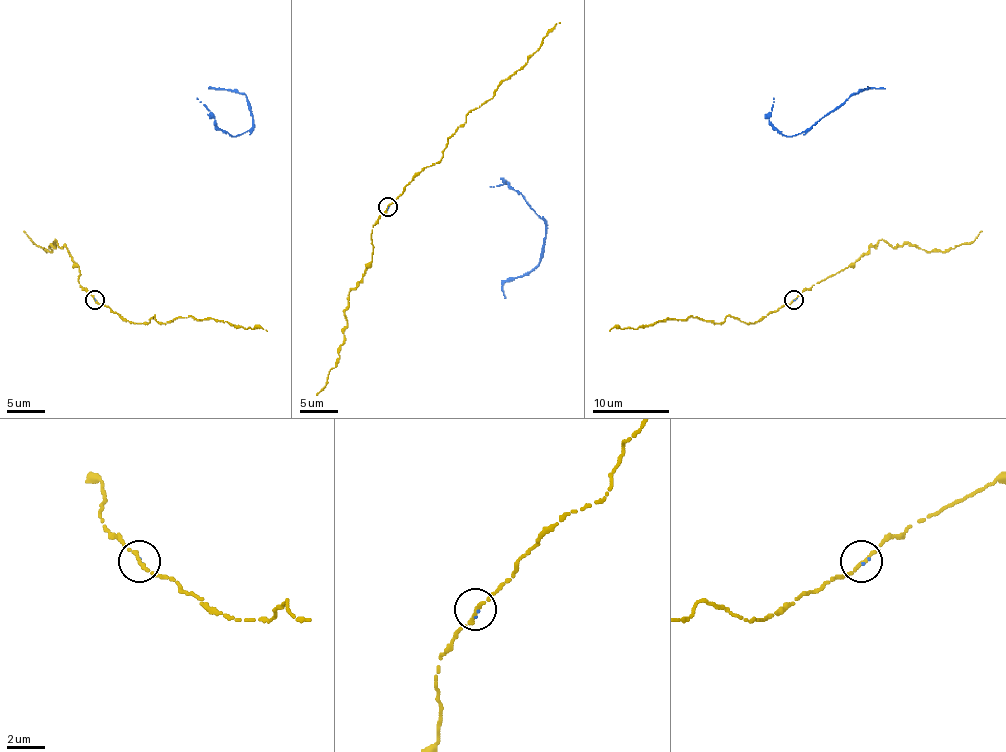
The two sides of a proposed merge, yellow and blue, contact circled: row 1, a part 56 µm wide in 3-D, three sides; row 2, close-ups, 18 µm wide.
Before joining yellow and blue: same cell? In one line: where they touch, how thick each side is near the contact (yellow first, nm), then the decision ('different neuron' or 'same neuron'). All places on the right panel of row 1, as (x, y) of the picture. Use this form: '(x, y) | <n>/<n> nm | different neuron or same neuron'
(794, 299) | 190/90 nm | same neuron

